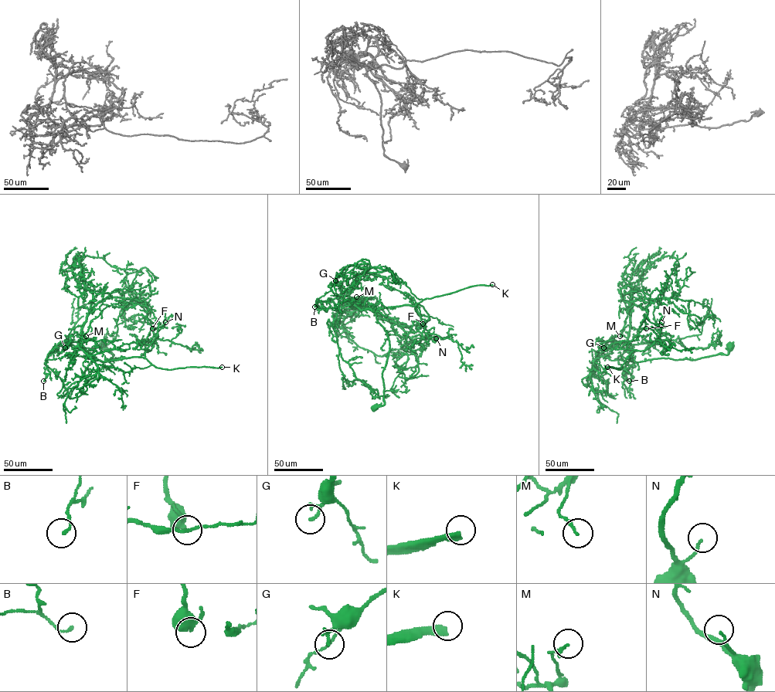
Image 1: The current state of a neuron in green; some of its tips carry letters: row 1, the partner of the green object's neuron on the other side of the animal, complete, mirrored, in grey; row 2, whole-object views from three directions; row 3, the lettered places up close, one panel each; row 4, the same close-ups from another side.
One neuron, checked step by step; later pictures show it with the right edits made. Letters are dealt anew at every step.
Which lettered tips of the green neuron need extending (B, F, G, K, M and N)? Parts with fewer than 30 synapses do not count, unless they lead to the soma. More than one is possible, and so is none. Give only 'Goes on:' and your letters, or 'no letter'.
Goes on: K

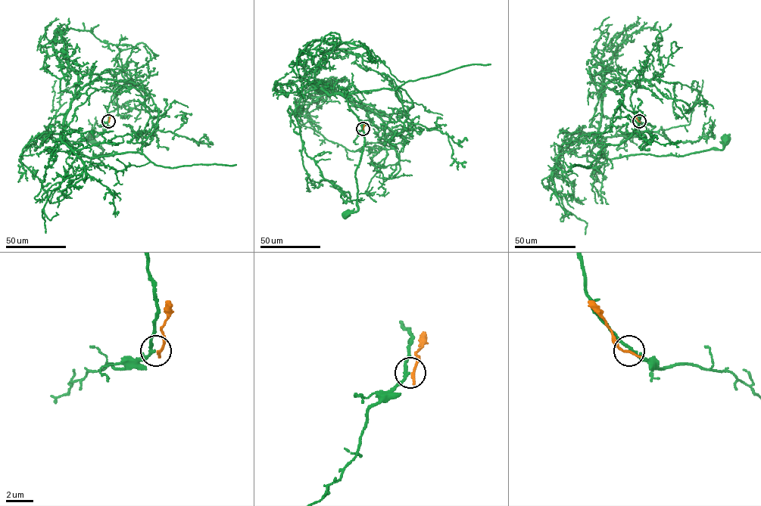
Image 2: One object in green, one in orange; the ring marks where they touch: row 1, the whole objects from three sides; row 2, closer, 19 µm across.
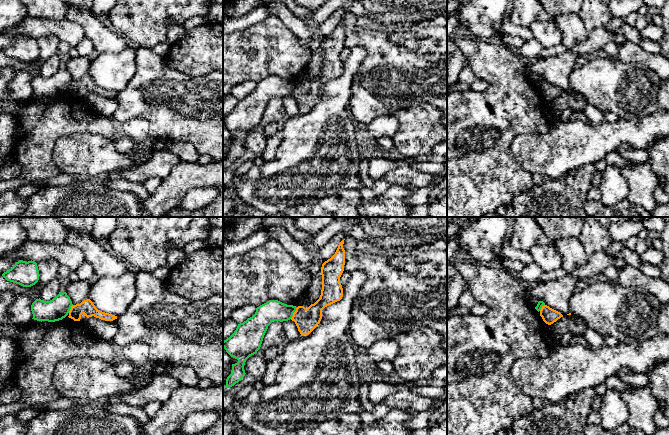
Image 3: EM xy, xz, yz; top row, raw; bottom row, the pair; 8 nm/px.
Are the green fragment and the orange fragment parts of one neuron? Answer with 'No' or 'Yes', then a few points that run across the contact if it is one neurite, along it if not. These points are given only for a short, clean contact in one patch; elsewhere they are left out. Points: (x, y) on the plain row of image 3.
No. Line: xz (297, 83), (290, 94)

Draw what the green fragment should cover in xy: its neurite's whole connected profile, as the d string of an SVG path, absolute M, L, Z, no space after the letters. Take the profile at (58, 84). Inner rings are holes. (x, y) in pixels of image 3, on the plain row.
M66 68L59 70L50 77L36 75L31 81L34 96L55 98L65 94L72 82L72 77Z

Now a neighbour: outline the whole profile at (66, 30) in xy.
M27 15L21 24L6 30L4 33L8 36L26 33L36 39L47 35L55 35L60 41L68 42L75 47L85 38L83 27L76 22L64 20L52 20L47 18L35 18Z

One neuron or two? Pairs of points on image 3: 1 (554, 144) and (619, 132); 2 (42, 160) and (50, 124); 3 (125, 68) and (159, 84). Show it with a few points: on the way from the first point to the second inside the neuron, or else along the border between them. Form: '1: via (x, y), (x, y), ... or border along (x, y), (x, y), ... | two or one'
1: via (570, 144), (593, 143), (603, 138) | one
2: via (42, 151), (42, 133) | one
3: border along (135, 49), (135, 74), (120, 91) | two

